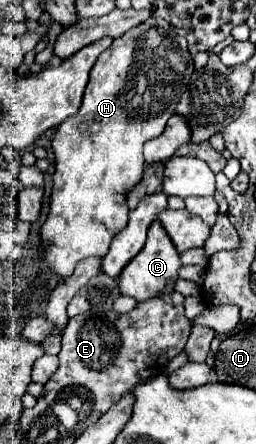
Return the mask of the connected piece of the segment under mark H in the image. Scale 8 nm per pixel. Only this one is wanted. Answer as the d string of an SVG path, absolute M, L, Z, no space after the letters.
M155 16L147 18L145 22L141 22L141 24L135 26L133 30L129 30L125 36L113 40L111 48L107 48L107 50L97 58L97 62L95 62L95 66L93 66L93 70L91 70L91 78L89 78L89 84L87 84L87 88L85 88L83 104L81 104L79 112L73 114L73 116L69 116L63 124L59 124L57 130L55 130L55 136L53 136L53 140L51 140L51 146L53 146L53 152L55 152L55 174L53 174L51 210L49 210L47 222L45 222L43 228L41 228L41 238L43 238L43 244L45 244L45 258L47 258L47 264L49 264L49 268L51 268L55 274L67 278L67 276L73 274L73 270L75 270L75 266L77 266L79 260L89 258L89 256L105 256L107 250L109 250L109 246L111 246L111 242L113 242L113 236L125 228L125 224L127 224L127 214L129 214L129 208L127 208L127 192L135 188L135 184L141 180L143 170L145 170L143 144L145 144L147 140L151 140L151 138L157 138L157 136L165 130L165 124L167 124L167 120L175 114L177 102L179 102L179 98L181 98L181 92L185 92L185 84L189 82L191 74L193 74L193 58L191 58L191 54L189 54L189 50L187 50L187 40L185 40L183 36L175 34L173 28L171 28L165 20L155 18Z

